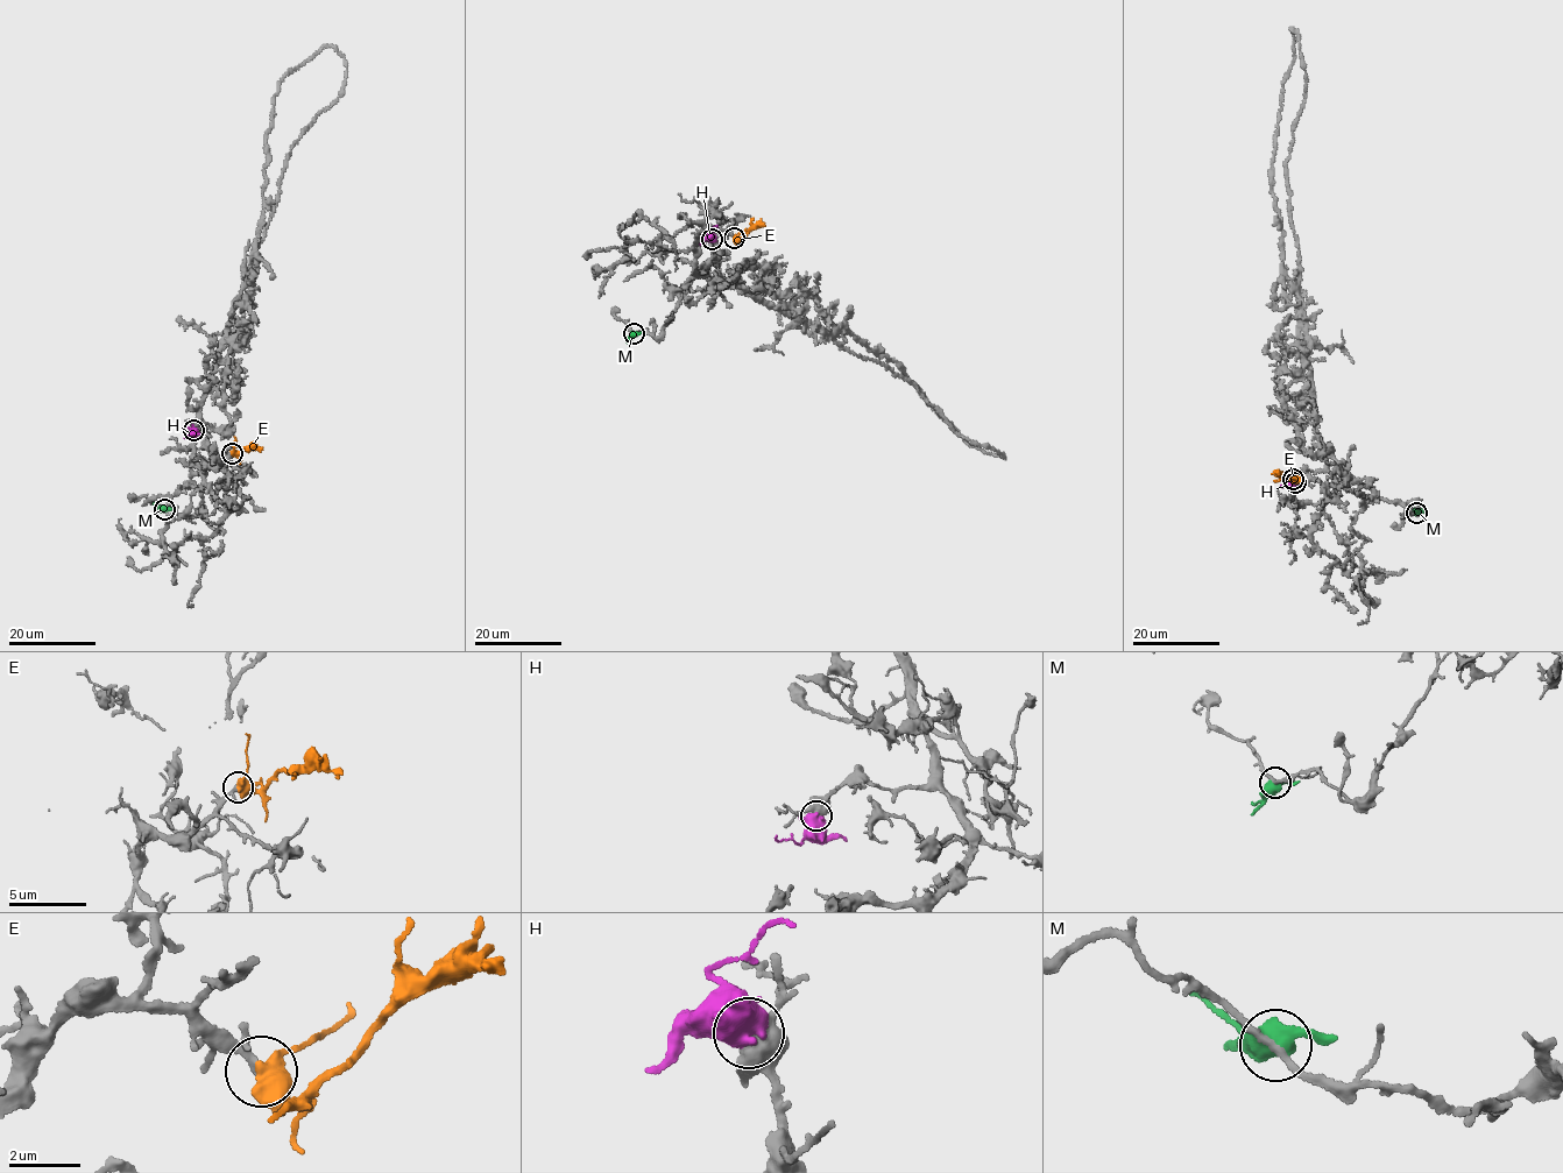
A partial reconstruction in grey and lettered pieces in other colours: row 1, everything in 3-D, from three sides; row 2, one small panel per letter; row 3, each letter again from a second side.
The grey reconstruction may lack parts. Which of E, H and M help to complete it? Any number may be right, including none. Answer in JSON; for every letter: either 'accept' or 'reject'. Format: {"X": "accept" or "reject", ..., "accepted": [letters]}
{"E": "accept", "H": "reject", "M": "reject", "accepted": ["E"]}

